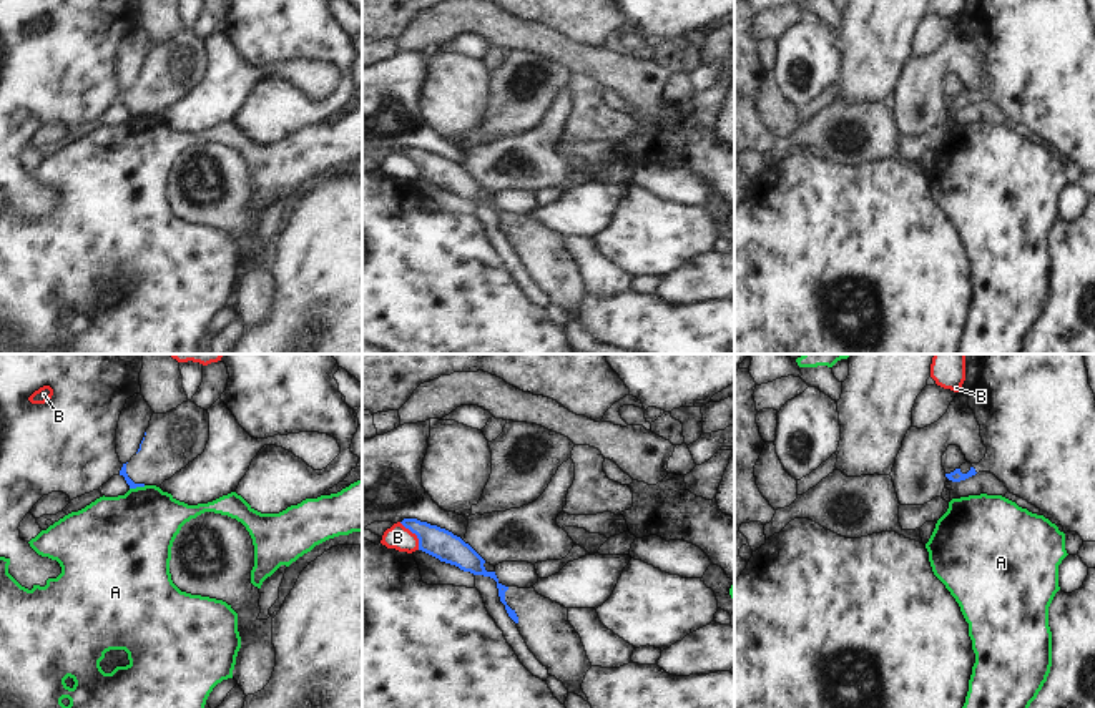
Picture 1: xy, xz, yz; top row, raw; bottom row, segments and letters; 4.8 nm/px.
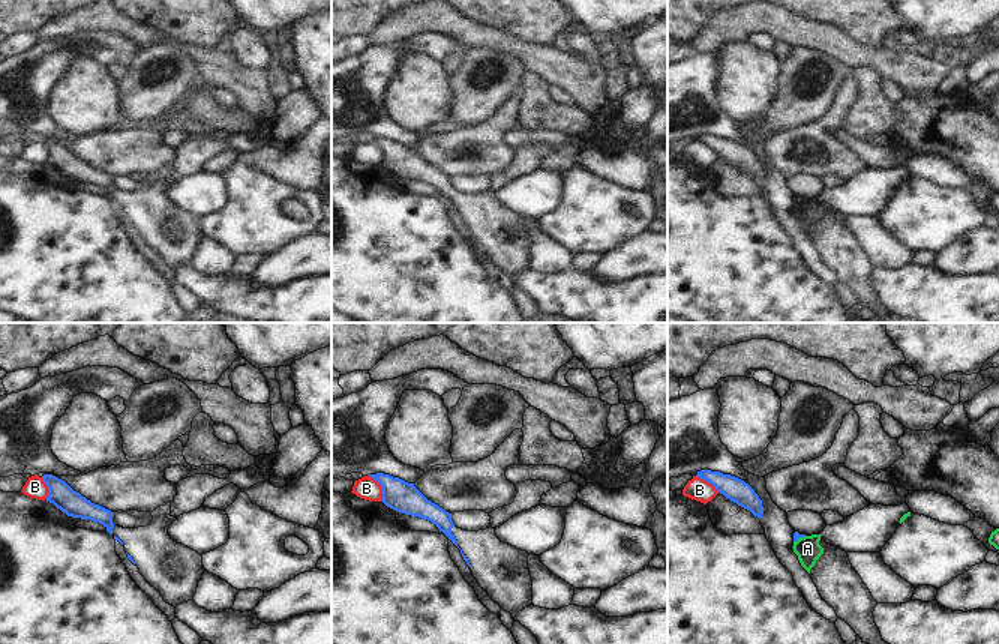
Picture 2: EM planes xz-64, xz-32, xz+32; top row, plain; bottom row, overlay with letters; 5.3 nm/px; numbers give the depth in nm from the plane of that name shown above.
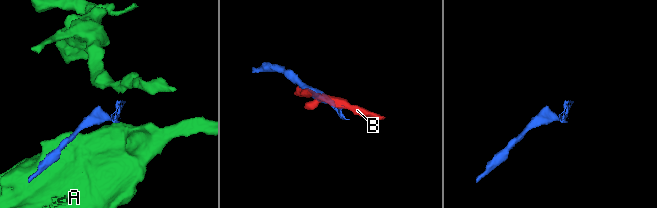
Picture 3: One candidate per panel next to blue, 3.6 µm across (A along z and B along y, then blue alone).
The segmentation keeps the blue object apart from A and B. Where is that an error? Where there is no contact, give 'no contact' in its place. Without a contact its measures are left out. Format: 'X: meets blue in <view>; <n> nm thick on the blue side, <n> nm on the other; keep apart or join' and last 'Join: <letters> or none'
A: meets blue in xy; 40 nm thick on the blue side, 400 nm on the other; keep apart
B: meets blue in xz; 140 nm thick on the blue side, 120 nm on the other; keep apart
Join: none

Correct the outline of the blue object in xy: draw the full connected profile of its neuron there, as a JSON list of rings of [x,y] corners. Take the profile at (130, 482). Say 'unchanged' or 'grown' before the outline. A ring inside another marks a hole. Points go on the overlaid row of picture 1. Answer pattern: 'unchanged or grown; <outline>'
grown; [[[188,401],[166,414],[151,415],[150,427],[120,475],[130,489],[156,485],[171,479],[198,455],[209,440],[209,414]]]

